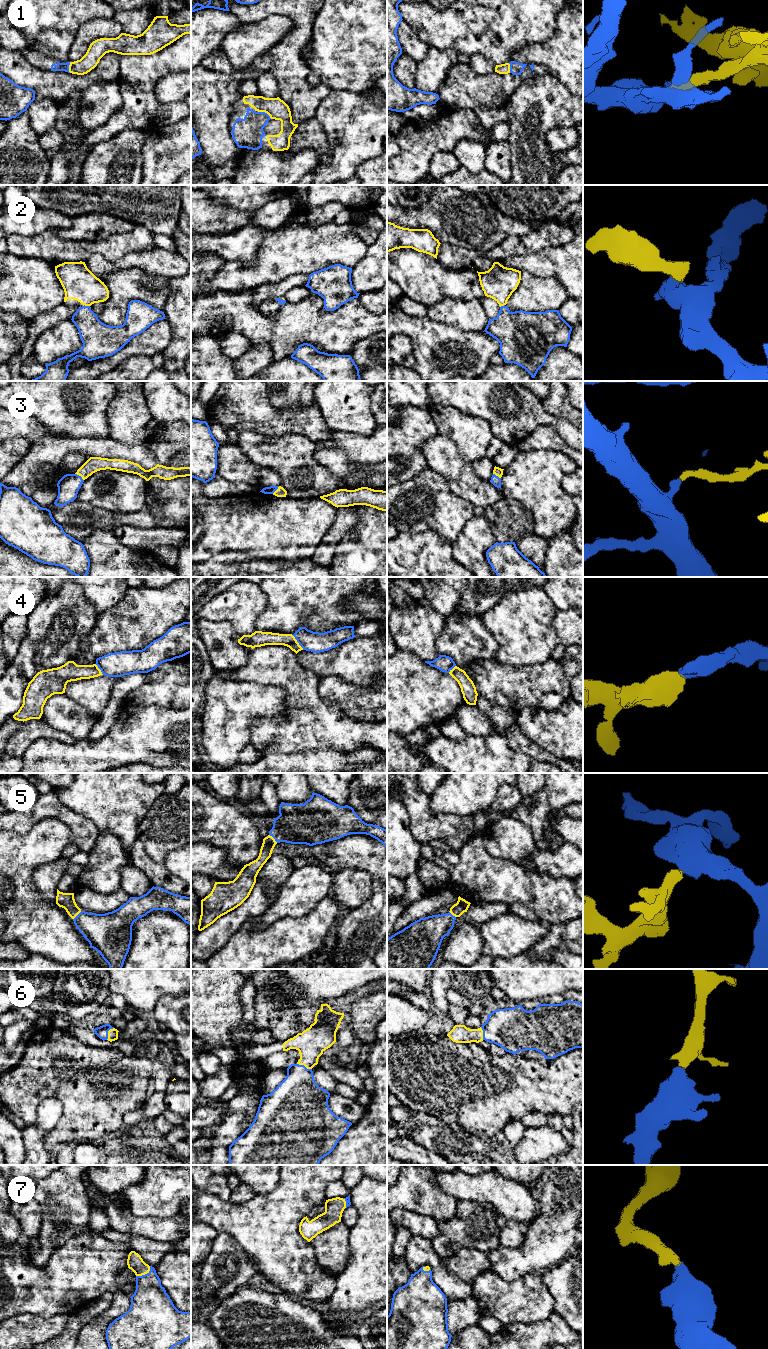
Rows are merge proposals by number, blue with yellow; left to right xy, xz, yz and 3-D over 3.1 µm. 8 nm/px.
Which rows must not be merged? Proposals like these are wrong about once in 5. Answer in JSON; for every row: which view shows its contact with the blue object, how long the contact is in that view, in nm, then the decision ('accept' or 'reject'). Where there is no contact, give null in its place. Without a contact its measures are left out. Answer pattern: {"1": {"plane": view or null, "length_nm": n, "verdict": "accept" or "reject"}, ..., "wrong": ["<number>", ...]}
{"1": {"plane": "xz", "length_nm": 130, "verdict": "accept"}, "2": {"plane": "xy", "length_nm": 40, "verdict": "accept"}, "3": {"plane": "xy", "length_nm": 90, "verdict": "accept"}, "4": {"plane": "xz", "length_nm": 150, "verdict": "reject"}, "5": {"plane": "xz", "length_nm": 100, "verdict": "accept"}, "6": {"plane": "xz", "length_nm": 140, "verdict": "accept"}, "7": {"plane": "xy", "length_nm": 150, "verdict": "accept"}, "wrong": ["4"]}

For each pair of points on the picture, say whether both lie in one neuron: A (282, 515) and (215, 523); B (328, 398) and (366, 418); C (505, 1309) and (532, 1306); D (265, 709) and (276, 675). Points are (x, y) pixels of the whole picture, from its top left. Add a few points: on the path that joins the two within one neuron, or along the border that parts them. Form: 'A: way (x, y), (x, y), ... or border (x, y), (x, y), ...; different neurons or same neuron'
A: way (265, 523), (232, 523); same neuron
B: way (337, 398), (357, 418); same neuron
C: way (512, 1306), (525, 1306); same neuron
D: border (250, 681), (280, 686), (285, 691), (286, 705); different neurons

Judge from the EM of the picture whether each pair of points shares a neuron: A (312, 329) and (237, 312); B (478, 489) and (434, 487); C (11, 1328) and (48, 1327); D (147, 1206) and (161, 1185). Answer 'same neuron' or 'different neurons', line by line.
A: same neuron
B: different neurons
C: same neuron
D: same neuron

